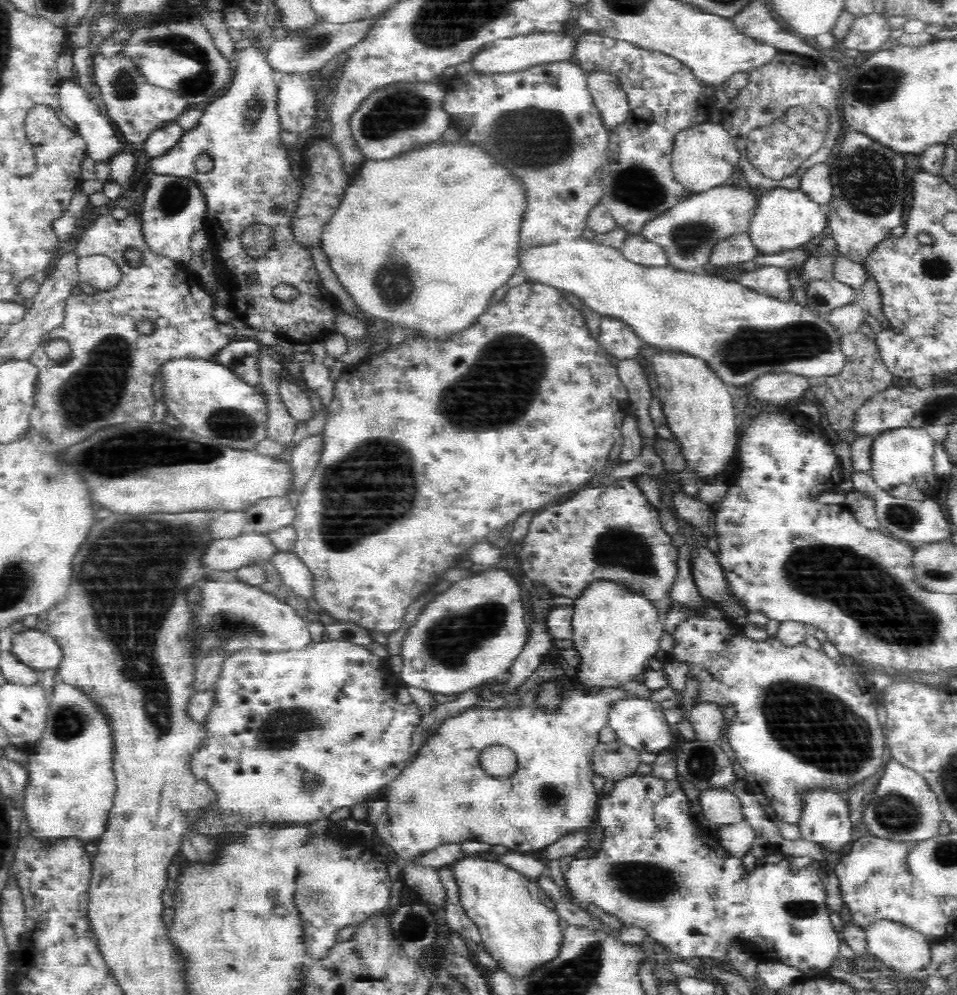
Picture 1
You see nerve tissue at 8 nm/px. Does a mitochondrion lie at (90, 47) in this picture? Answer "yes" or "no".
no

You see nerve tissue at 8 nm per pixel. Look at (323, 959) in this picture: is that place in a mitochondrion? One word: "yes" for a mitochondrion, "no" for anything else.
no

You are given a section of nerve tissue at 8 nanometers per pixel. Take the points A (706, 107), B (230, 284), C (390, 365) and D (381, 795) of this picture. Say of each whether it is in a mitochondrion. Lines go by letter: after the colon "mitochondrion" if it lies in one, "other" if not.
A: other
B: other
C: other
D: other

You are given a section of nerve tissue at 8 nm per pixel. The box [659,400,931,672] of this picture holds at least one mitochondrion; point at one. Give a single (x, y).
(901, 516)

